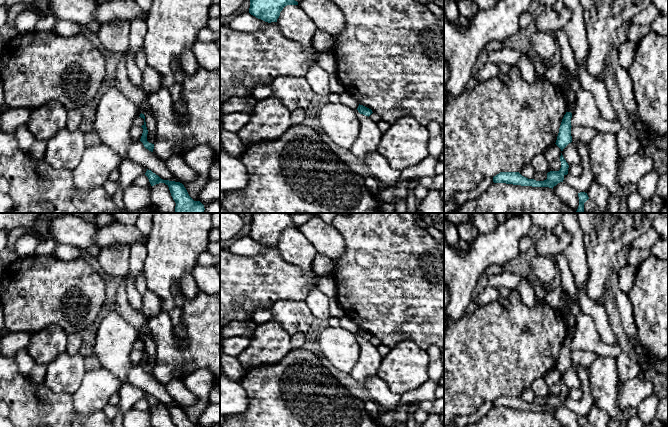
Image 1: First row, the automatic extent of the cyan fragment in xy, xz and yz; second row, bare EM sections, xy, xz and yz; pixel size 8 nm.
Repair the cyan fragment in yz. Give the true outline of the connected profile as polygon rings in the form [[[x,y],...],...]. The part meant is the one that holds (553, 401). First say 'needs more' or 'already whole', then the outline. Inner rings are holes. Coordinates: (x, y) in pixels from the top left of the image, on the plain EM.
already whole | [[[562,377],[560,380],[561,392],[559,395],[550,395],[547,397],[547,403],[536,405],[522,400],[519,396],[500,396],[493,401],[494,407],[506,407],[521,410],[549,411],[552,412],[558,407],[563,406],[564,400],[568,398],[569,389],[564,383]]]

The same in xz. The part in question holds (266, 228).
already whole | [[[253,213],[250,224],[249,237],[265,246],[277,246],[280,236],[287,229],[298,229],[288,213]]]

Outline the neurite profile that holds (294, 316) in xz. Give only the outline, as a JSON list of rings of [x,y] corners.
[[[280,300],[271,308],[272,319],[277,321],[290,336],[308,333],[314,326],[313,317],[307,303],[300,300]]]

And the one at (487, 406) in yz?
[[[485,402],[478,411],[470,417],[471,423],[477,423],[479,422],[492,408],[493,408],[493,402]]]

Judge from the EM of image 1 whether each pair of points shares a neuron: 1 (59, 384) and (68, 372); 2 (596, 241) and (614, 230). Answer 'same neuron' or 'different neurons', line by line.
1: same neuron
2: same neuron

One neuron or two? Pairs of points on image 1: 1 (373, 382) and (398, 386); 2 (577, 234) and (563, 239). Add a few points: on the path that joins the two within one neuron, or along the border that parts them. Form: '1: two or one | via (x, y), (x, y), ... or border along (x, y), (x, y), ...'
1: two | border along (377, 374), (398, 396)
2: two | border along (564, 229), (571, 234), (571, 241), (562, 252)

